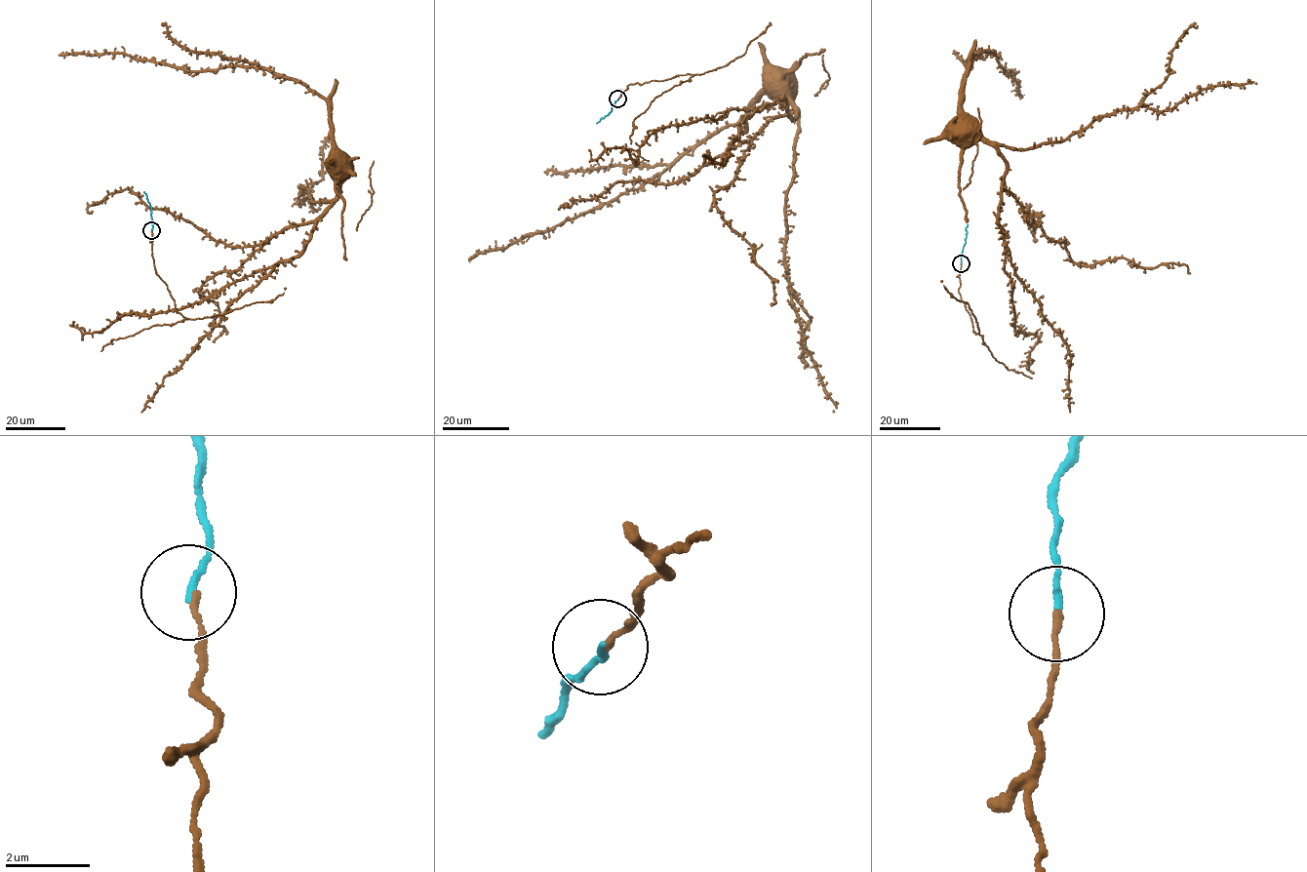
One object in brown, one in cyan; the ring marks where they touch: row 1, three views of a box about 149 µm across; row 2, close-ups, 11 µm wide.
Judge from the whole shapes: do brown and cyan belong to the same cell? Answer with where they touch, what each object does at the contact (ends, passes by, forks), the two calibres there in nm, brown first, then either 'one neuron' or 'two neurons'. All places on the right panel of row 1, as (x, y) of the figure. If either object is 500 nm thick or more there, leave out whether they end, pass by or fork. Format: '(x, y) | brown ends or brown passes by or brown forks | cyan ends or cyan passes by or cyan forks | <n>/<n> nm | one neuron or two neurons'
(961, 263) | brown ends | cyan ends | 150/140 nm | one neuron

